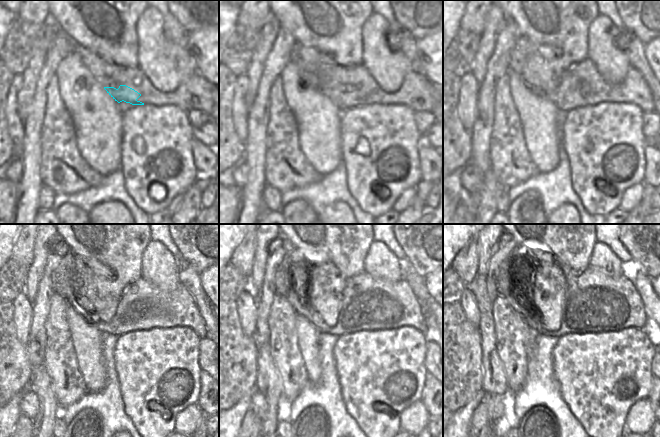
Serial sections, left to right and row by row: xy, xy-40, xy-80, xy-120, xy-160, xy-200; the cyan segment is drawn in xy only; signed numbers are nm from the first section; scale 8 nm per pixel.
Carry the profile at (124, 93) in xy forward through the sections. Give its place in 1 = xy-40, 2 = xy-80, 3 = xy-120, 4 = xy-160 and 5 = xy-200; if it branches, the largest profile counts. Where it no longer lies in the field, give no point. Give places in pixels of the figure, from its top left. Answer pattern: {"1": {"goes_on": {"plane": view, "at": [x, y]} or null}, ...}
{"1": {"goes_on": {"plane": "xy-40", "at": [351, 95]}}, "2": {"goes_on": {"plane": "xy-80", "at": [563, 101]}}, "3": {"goes_on": {"plane": "xy-120", "at": [114, 327]}}, "4": {"goes_on": {"plane": "xy-160", "at": [356, 325]}}, "5": {"goes_on": {"plane": "xy-200", "at": [580, 326]}}}

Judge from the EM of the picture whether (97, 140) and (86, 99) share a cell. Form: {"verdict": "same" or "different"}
{"verdict": "same"}

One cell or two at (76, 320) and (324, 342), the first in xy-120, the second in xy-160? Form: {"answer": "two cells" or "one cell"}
{"answer": "two cells"}

